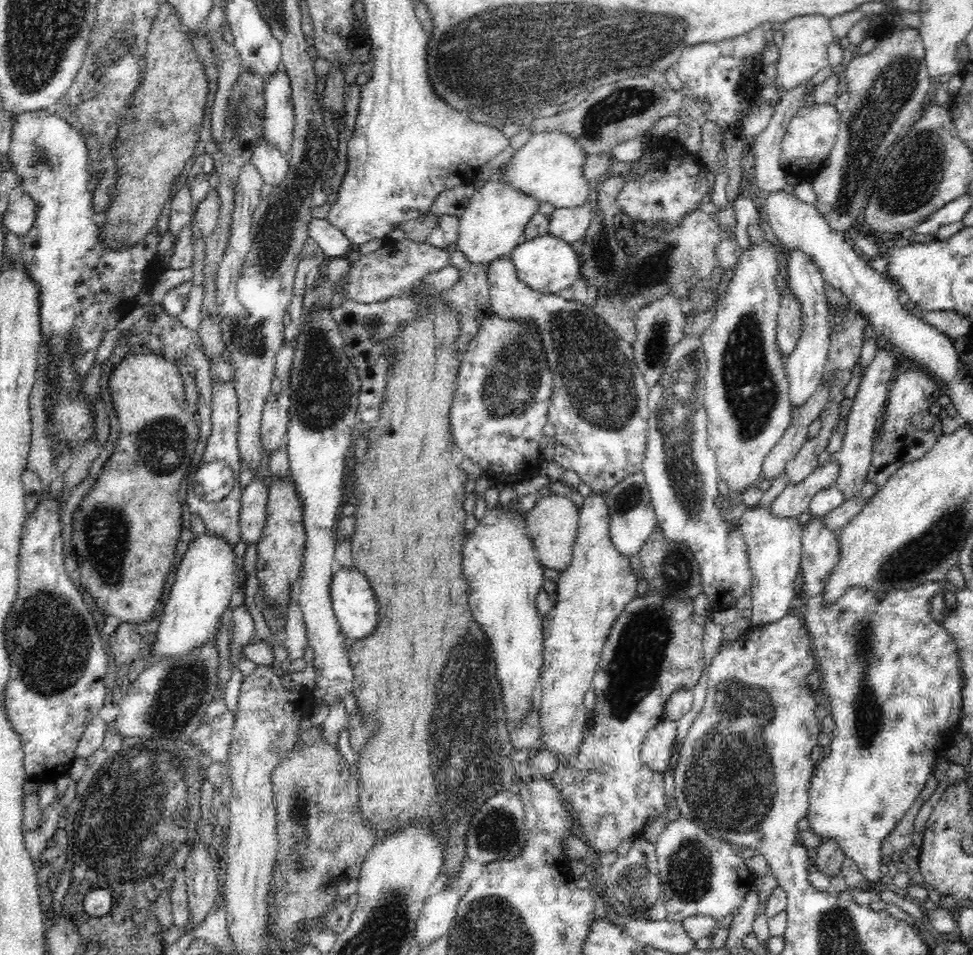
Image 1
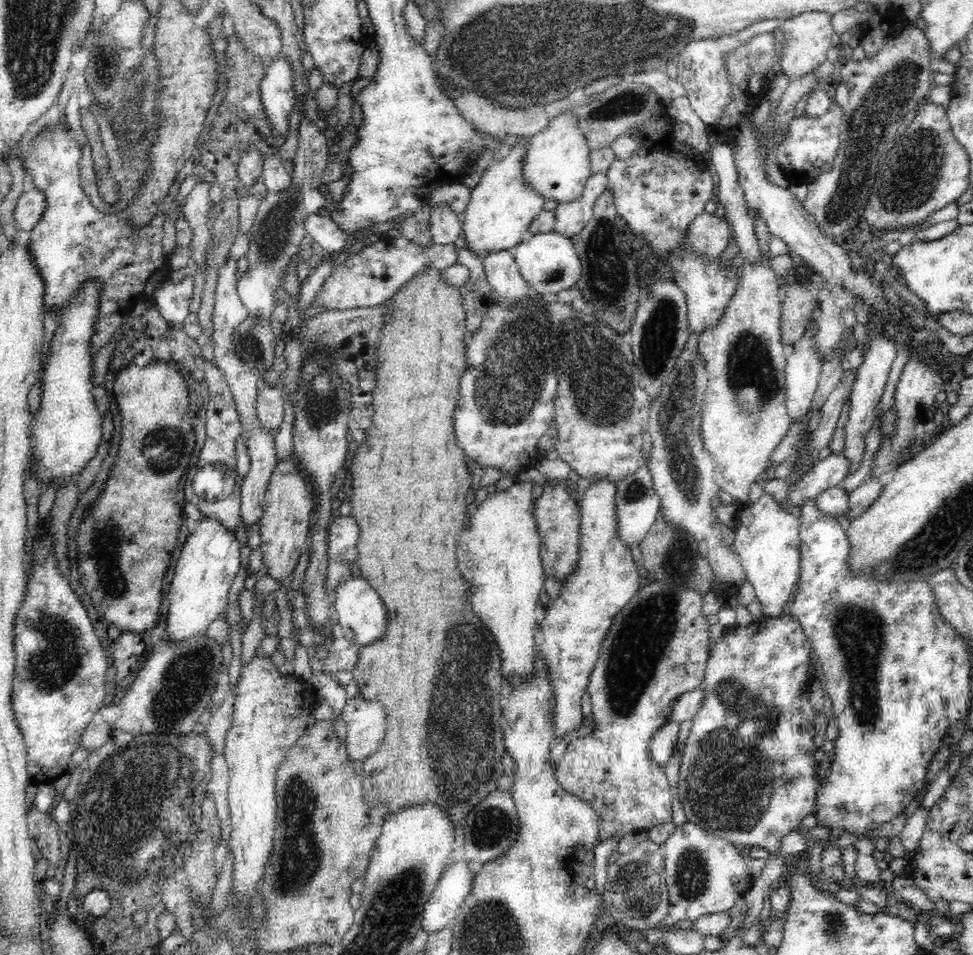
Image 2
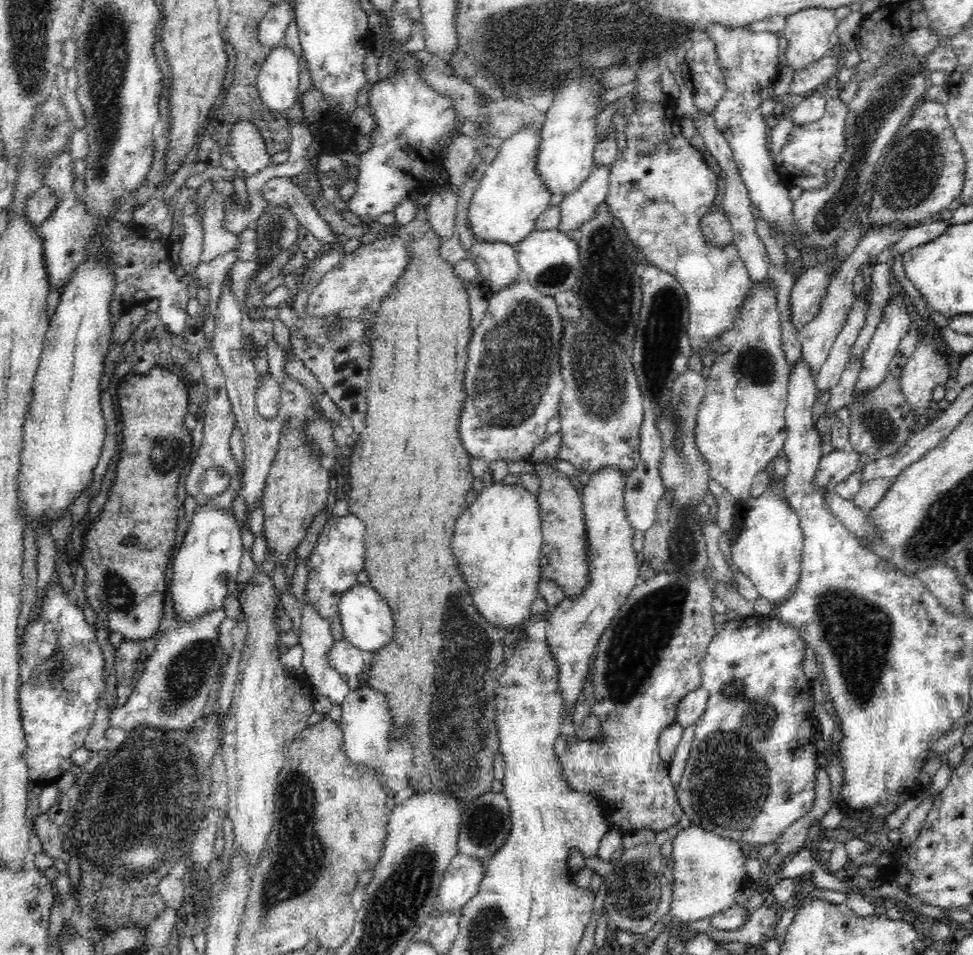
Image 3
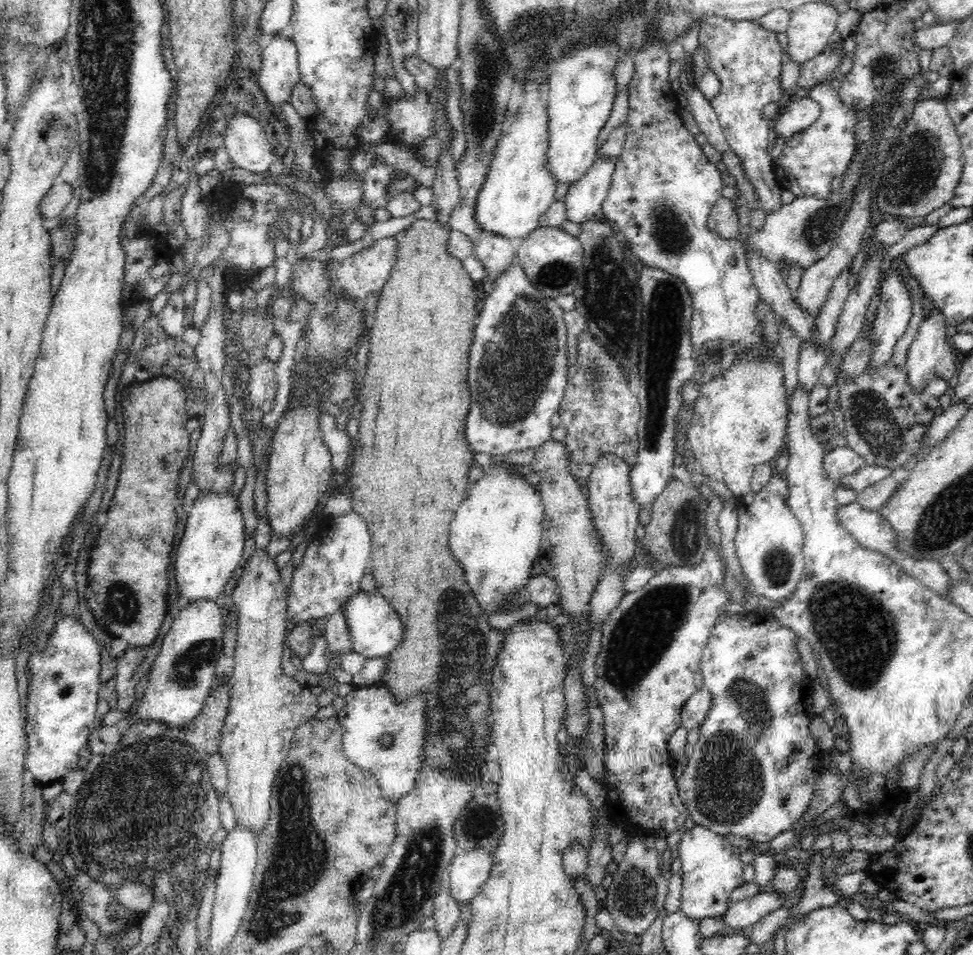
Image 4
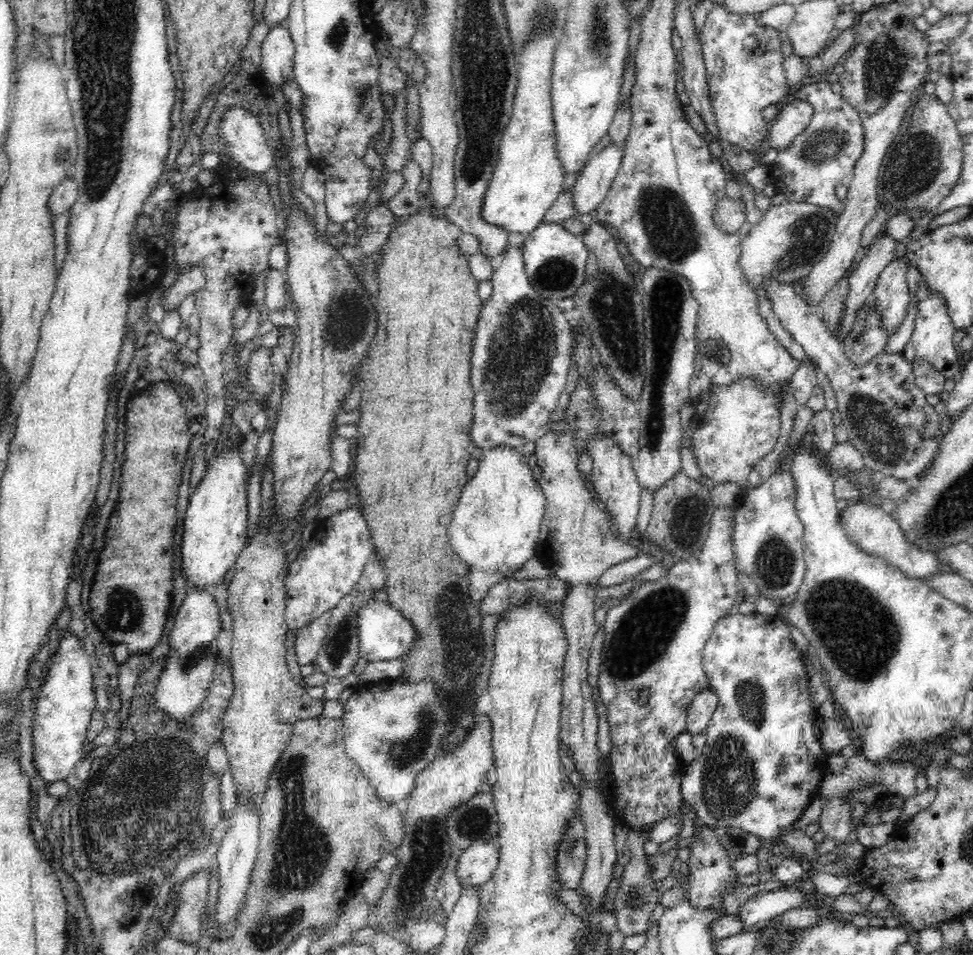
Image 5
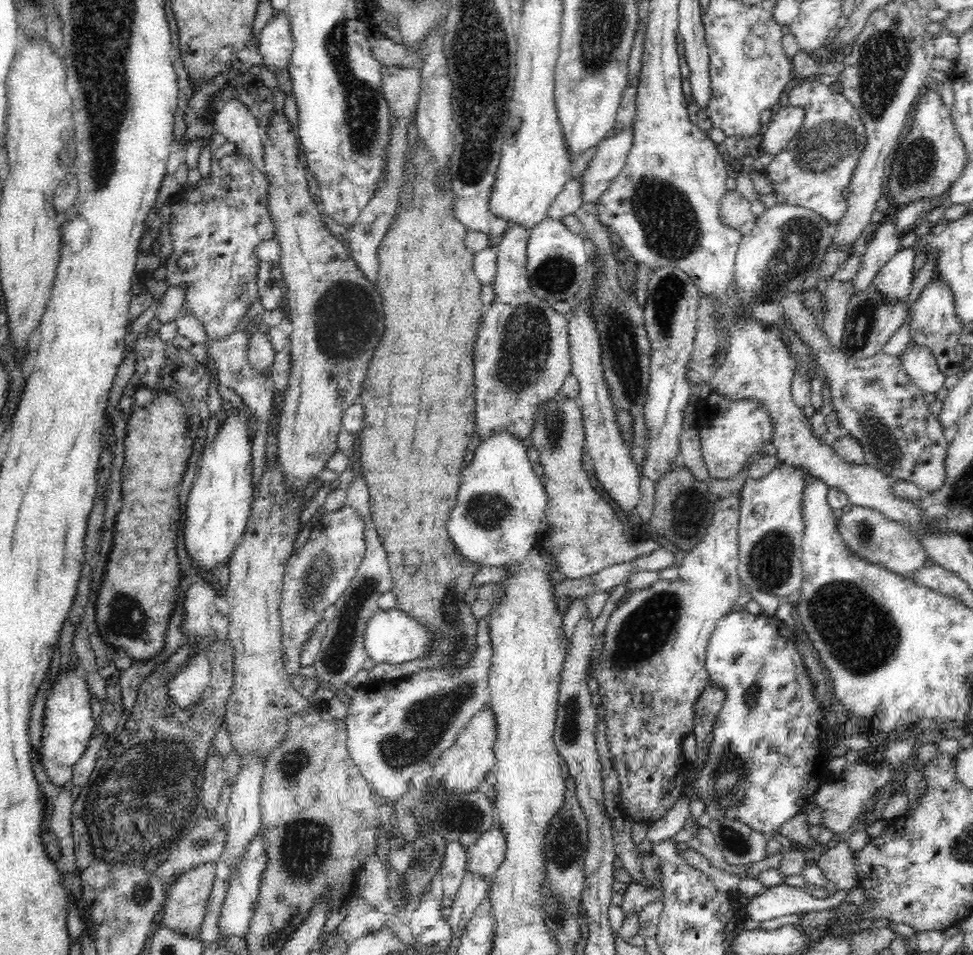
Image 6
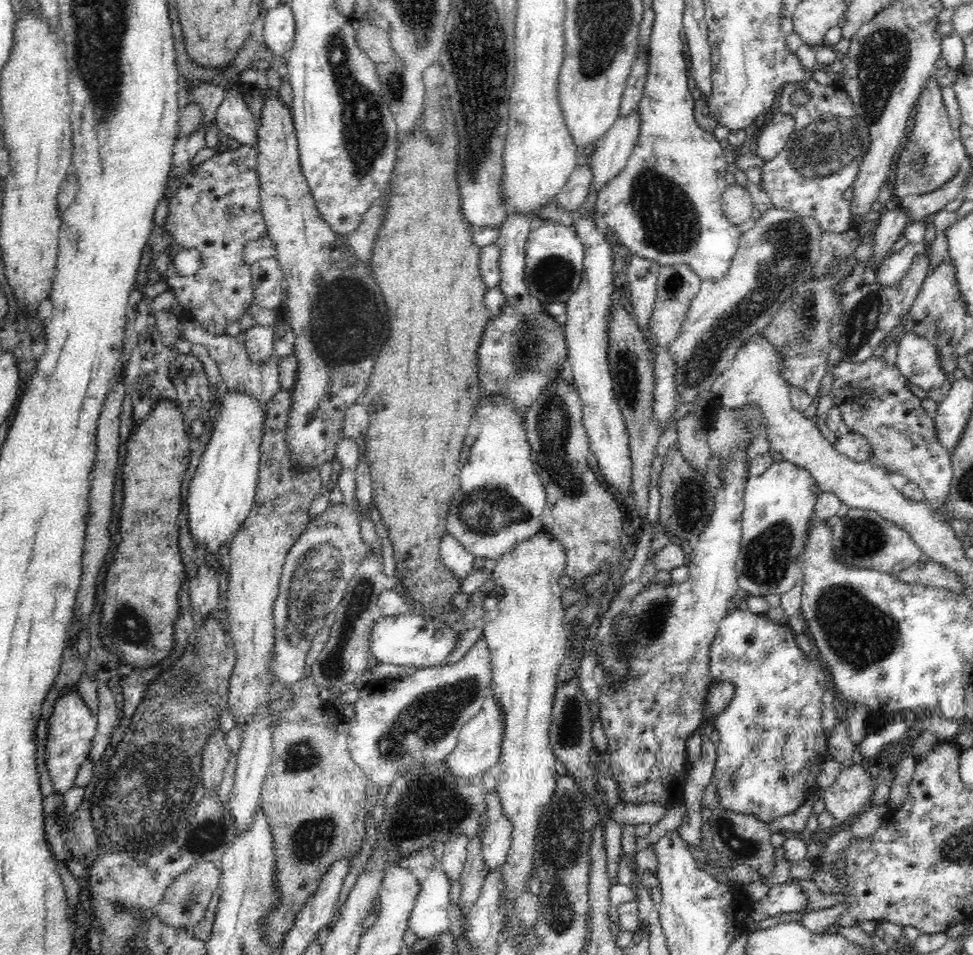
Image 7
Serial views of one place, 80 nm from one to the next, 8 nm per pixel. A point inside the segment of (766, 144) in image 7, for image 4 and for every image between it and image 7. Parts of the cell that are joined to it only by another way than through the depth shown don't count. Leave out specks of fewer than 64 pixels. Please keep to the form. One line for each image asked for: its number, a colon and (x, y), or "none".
4: (803, 112)
5: (795, 117)
6: (786, 123)

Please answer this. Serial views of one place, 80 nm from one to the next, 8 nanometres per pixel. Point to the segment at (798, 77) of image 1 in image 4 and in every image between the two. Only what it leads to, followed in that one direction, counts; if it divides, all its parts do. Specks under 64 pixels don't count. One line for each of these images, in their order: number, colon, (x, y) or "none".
2: (808, 37)
3: (809, 35)
4: (812, 27)

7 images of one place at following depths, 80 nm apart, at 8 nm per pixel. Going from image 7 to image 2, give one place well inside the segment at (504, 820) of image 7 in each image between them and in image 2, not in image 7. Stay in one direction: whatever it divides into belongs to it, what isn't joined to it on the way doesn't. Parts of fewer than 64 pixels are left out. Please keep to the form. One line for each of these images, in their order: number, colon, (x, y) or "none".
2: (440, 910)
3: (461, 879)
4: (468, 872)
5: (475, 866)
6: (484, 857)

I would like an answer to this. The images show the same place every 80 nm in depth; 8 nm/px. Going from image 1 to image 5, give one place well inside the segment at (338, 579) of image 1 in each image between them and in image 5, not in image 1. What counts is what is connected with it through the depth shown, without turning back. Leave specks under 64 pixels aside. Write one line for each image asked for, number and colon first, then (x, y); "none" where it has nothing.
2: (360, 617)
3: (367, 622)
4: (374, 627)
5: (384, 633)

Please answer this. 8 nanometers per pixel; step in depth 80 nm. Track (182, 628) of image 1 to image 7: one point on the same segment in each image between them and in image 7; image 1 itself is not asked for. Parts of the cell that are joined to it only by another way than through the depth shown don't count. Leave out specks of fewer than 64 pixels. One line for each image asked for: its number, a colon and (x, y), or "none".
2: (198, 589)
3: (210, 556)
4: (212, 547)
5: (215, 525)
6: (219, 504)
7: (225, 482)

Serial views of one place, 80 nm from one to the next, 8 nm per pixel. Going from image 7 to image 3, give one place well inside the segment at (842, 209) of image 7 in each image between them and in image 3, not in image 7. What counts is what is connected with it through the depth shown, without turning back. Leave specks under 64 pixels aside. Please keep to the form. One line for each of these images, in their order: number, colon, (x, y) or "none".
3: (811, 149)
4: (809, 161)
5: (806, 171)
6: (811, 171)

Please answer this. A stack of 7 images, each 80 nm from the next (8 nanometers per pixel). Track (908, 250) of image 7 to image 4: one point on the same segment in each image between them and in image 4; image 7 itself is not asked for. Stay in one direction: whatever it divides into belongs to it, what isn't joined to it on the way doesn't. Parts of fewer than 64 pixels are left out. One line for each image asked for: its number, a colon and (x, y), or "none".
4: (894, 311)
5: (891, 294)
6: (893, 281)

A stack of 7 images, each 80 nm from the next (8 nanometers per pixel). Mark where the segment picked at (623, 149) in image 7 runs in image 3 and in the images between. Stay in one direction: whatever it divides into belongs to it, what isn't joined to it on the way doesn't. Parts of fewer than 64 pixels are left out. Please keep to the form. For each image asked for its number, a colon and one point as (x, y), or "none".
3: (577, 208)
4: (585, 198)
5: (591, 187)
6: (611, 154)

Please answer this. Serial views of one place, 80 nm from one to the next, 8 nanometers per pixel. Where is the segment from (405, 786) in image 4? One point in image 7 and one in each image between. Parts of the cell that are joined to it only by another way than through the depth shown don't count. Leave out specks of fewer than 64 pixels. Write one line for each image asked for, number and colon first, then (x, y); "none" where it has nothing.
5: (392, 730)
6: (394, 728)
7: (397, 721)

